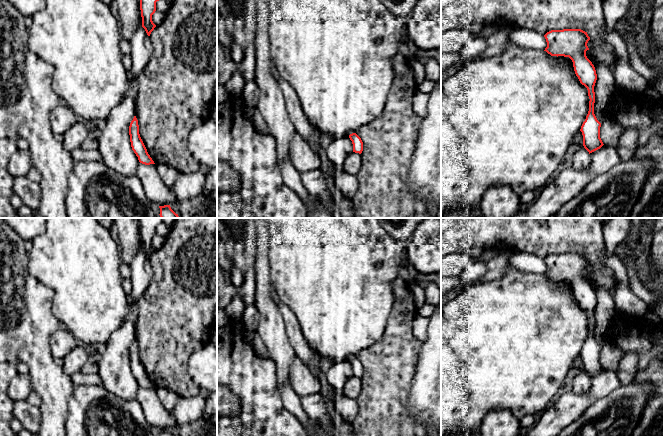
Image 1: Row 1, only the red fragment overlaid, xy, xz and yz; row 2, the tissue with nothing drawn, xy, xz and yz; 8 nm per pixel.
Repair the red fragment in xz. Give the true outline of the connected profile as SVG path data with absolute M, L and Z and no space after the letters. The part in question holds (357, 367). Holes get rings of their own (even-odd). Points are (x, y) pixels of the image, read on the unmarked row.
M356 357L350 358L349 362L353 368L353 376L361 378L363 375L363 366L361 362Z

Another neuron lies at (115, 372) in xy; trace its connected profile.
M142 241L130 268L132 291L128 295L128 315L122 325L111 334L106 343L106 350L99 356L97 363L101 385L123 400L136 399L140 388L131 371L129 350L135 340L138 302L153 276L150 261L142 251Z

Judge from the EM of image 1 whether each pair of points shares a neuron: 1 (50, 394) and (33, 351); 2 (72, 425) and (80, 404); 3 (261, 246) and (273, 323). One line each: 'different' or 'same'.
1: same
2: same
3: same

